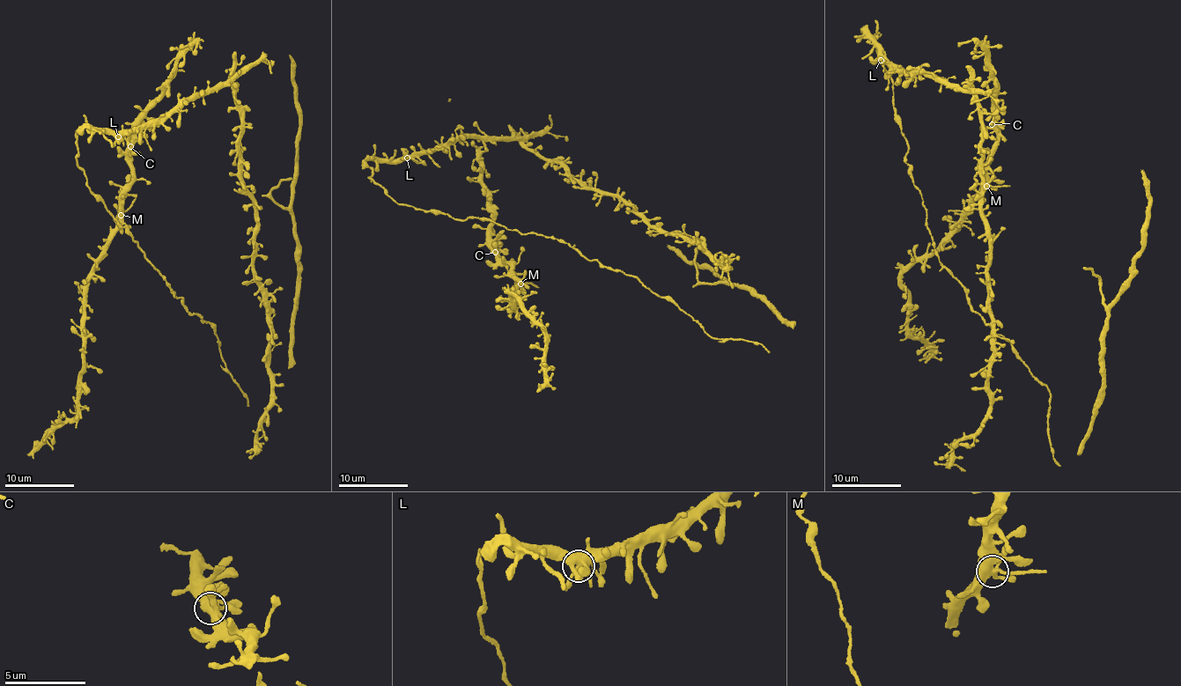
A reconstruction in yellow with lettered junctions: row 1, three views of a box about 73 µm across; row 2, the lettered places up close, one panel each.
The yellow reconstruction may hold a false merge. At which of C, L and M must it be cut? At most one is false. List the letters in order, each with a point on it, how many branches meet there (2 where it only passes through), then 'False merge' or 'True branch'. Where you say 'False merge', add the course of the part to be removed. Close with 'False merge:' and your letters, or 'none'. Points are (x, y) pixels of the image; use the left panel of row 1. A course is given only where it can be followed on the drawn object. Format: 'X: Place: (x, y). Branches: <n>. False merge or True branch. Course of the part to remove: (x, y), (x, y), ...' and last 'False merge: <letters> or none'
C: Place: (130, 146). Branches: 4. True branch
L: Place: (118, 136). Branches: 5. True branch
M: Place: (121, 215). Branches: 5. False merge. Course of the part to remove: (121, 215), (130, 208), (136, 196)
False merge: M

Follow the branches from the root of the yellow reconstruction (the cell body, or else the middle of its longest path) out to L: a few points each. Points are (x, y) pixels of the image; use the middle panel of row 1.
L: (411, 205), (399, 203), (372, 179), (370, 180), (379, 162), (407, 158)

